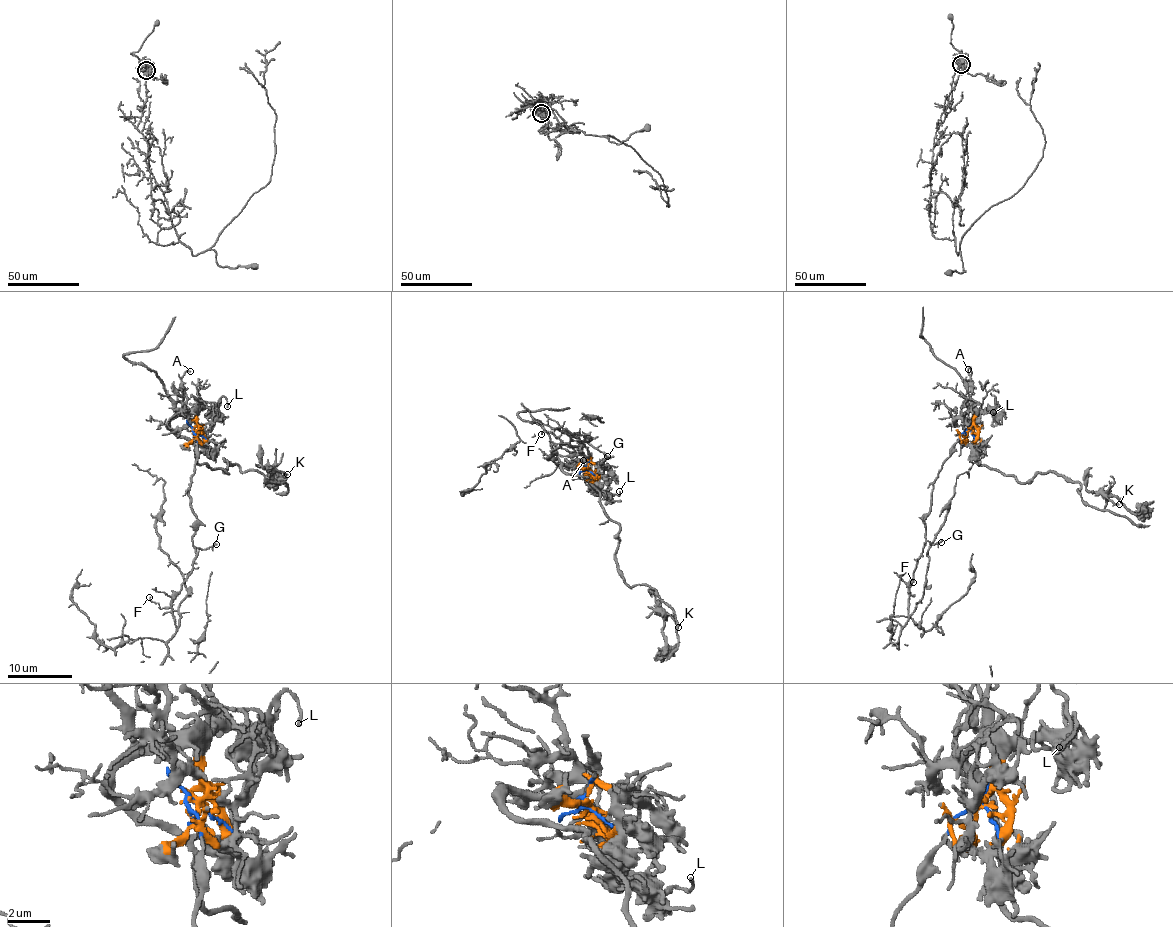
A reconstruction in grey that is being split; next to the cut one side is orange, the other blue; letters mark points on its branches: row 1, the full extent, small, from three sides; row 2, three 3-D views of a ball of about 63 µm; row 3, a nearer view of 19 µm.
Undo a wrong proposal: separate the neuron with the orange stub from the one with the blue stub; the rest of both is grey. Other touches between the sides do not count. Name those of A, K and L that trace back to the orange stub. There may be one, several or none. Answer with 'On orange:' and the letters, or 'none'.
On orange: A, K, L

